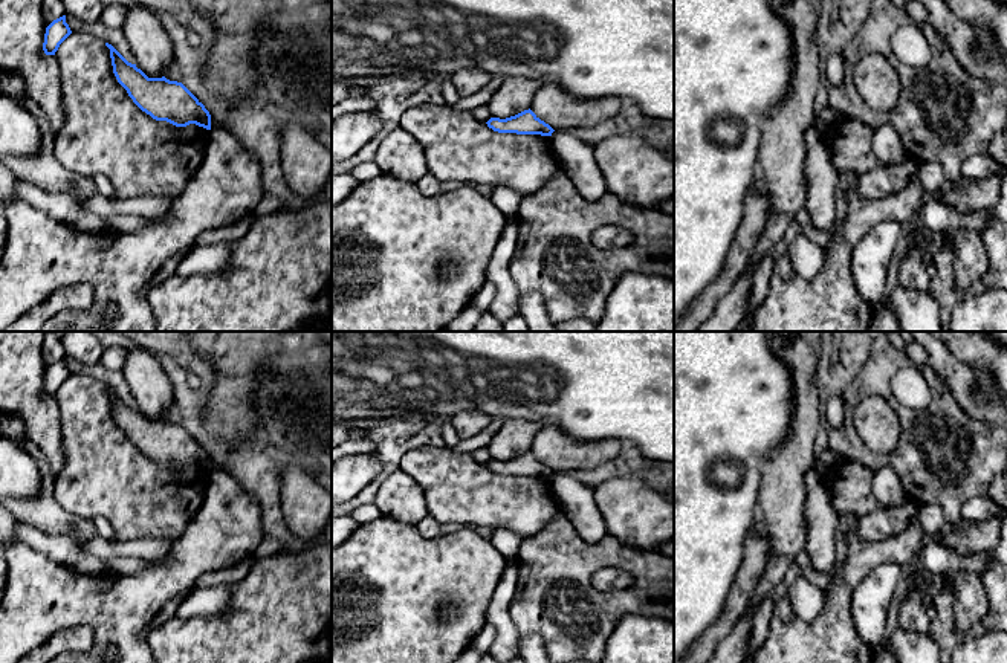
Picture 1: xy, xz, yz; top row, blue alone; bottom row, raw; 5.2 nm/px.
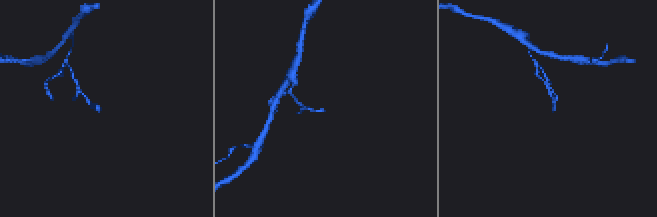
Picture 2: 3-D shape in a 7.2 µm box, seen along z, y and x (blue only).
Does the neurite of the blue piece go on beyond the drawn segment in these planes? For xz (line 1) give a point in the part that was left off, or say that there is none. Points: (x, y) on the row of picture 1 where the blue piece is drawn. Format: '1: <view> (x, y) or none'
1: none

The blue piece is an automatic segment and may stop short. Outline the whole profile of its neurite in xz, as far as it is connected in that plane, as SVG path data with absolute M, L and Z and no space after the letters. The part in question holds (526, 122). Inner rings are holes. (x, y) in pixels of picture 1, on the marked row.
M530 108L506 119L491 118L486 124L489 128L498 133L552 136L552 133L555 131L549 124L541 121Z

